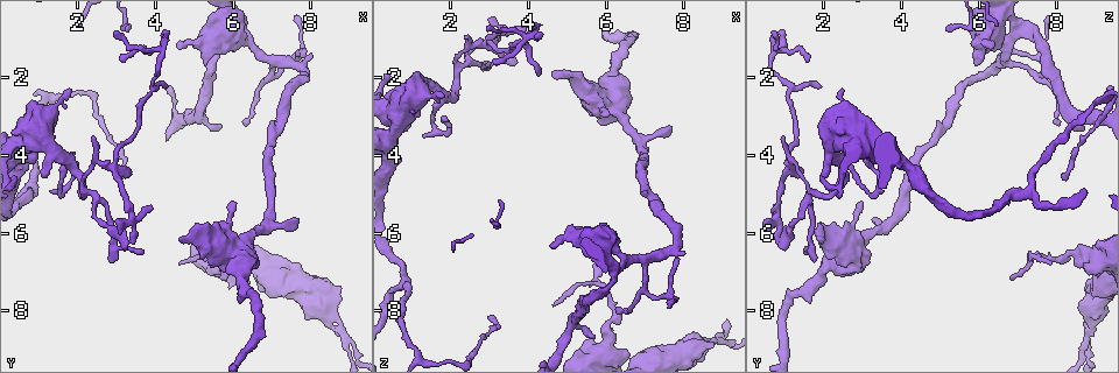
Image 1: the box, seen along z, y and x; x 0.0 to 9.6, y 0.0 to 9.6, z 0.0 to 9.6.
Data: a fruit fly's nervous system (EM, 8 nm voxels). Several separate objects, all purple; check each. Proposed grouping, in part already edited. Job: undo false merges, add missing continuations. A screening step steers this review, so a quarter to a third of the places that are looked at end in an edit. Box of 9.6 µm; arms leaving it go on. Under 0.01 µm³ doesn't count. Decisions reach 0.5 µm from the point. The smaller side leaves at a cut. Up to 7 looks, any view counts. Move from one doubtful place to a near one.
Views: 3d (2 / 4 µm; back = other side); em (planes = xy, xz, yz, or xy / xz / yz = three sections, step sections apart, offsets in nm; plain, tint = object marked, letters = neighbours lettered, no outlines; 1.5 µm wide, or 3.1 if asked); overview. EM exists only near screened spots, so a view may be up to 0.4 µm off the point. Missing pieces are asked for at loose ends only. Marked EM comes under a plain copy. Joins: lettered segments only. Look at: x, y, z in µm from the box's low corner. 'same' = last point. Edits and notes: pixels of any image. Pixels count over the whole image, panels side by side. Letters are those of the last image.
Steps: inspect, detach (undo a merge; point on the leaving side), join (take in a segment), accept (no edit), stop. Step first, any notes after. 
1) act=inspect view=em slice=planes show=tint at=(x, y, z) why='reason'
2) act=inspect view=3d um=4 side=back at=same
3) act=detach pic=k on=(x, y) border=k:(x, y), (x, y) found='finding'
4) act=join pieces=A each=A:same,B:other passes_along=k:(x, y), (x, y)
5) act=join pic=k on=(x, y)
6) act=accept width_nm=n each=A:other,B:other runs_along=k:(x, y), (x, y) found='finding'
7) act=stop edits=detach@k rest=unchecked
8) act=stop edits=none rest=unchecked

act=inspect view=em slice=xy step=8 show=letters at=(4.30, 0.80, 0.80) why='tapers out'

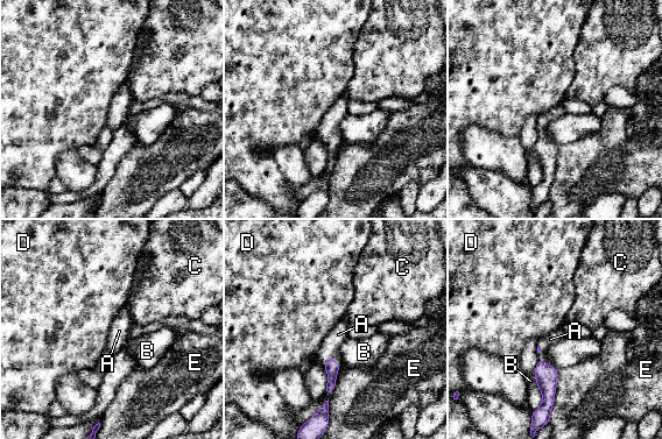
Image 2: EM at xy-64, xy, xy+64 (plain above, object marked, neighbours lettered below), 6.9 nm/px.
act=inspect view=em slice=planes show=letters at=same

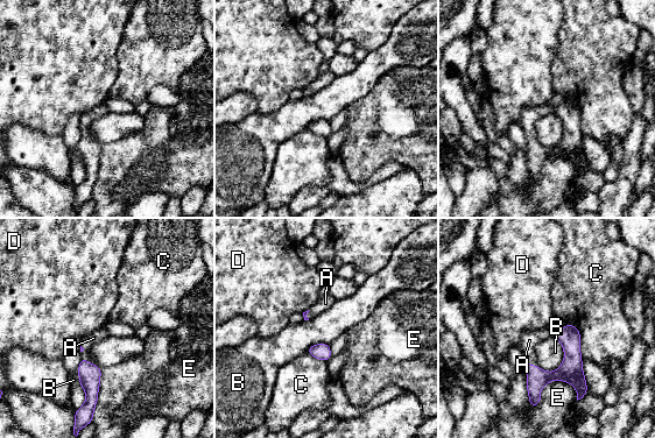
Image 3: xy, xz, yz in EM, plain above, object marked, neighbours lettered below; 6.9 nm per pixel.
act=join pieces=A longest_contact=E:360nm each=A:same,B:other,C:other,D:other,E:other passes_along=3:(536, 378), (528, 360), (529, 340) found='the neuron continues'

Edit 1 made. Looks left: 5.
act=inspect view=3d um=2 at=(3.75, 6.50, 1.60) why='thin end'

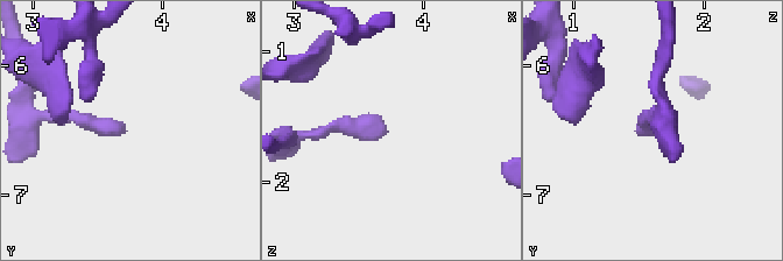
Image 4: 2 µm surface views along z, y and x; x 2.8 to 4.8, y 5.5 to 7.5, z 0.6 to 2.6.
act=inspect view=em slice=xy step=8 show=letters at=(3.72, 6.52, 1.62)

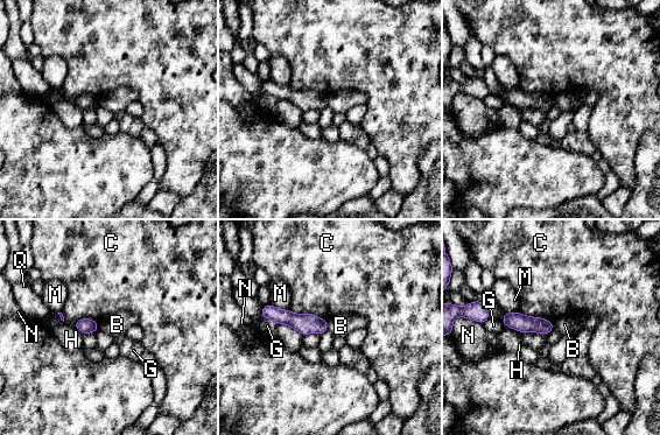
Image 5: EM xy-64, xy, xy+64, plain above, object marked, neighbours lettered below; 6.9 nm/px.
act=accept each=B:other,C:other,G:other,H:other,M:other,N:other,Q:other border=5:(327, 321), (328, 330) found='no lettered segment goes on from it'

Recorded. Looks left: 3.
act=inspect view=3d um=2 at=(5.65, 7.20, 6.75) why='free end'

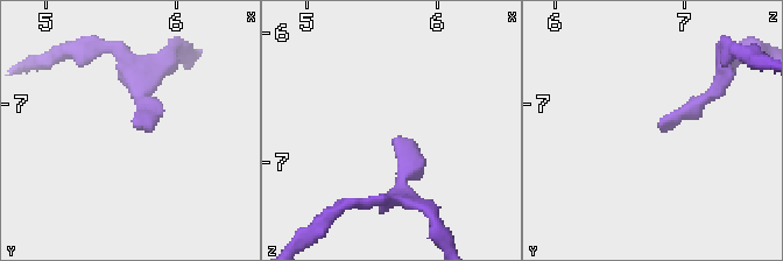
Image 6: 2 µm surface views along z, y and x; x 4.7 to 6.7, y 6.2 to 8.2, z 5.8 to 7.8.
act=inspect view=em slice=xz step=4 show=tint at=(5.70, 7.20, 6.78)

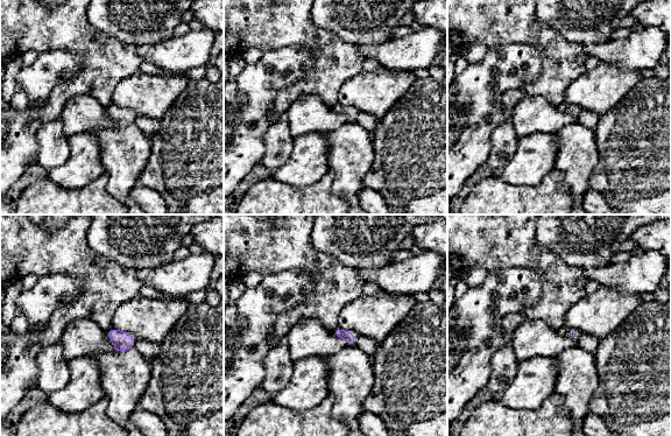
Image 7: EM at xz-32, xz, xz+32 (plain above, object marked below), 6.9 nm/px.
act=inspect view=em slice=planes show=letters at=same

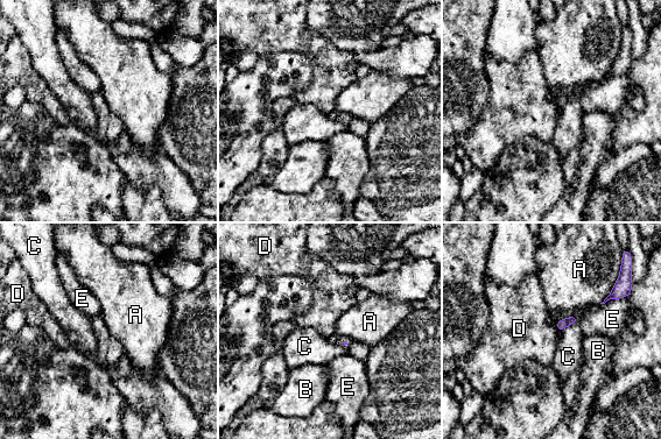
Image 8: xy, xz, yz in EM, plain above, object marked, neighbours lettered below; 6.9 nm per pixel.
act=accept each=A:other,B:other,C:other,D:other,E:other border=8:(555, 323), (557, 331) found='no lettered segment goes on from it'

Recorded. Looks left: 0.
act=stop edits=join@3 rest=unchecked

